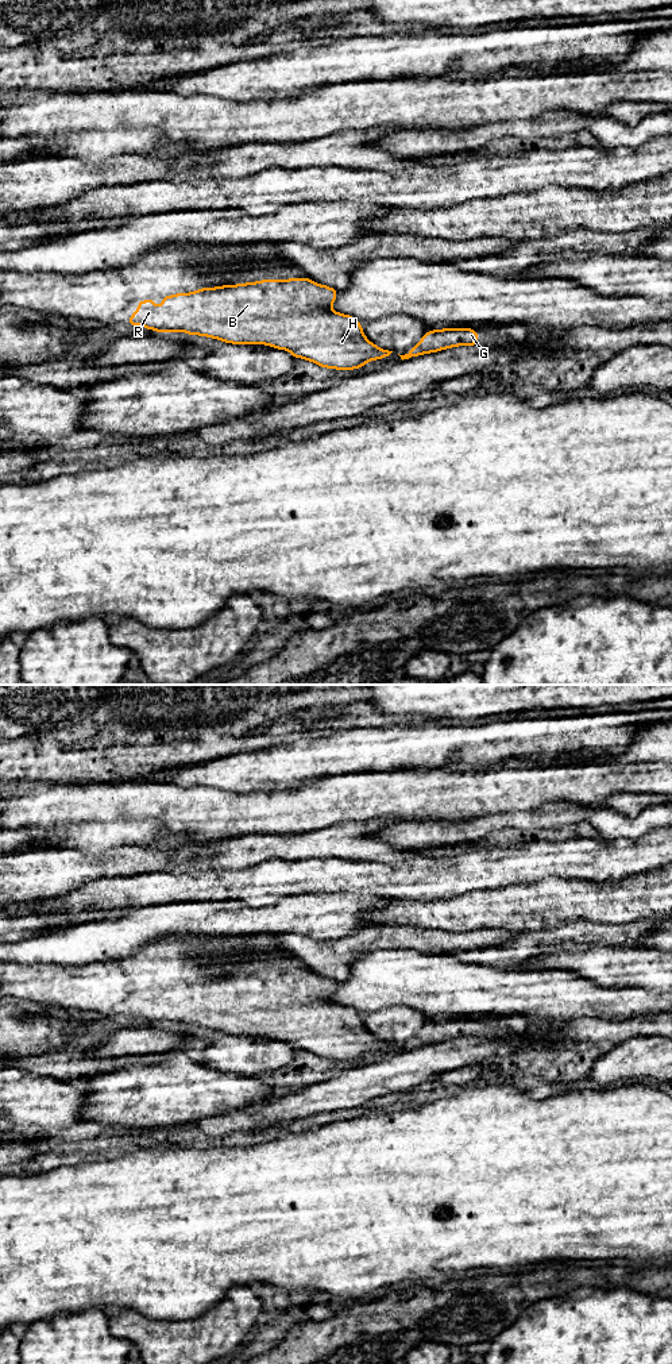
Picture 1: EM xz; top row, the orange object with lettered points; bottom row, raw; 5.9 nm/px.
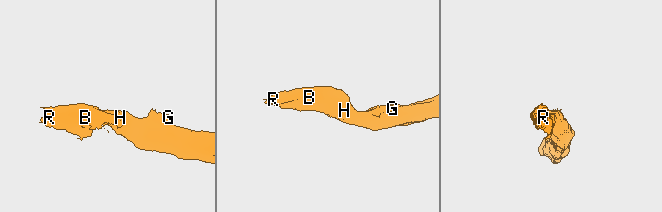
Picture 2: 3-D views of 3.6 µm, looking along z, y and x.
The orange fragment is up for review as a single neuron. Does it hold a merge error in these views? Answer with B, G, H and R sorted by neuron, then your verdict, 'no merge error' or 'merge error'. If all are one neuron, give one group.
groups B G H R; no merge error

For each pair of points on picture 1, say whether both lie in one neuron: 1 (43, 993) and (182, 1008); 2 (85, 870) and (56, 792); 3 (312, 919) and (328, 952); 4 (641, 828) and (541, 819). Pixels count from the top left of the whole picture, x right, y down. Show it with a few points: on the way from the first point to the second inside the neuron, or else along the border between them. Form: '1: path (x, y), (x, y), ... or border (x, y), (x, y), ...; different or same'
1: path (78, 987), (135, 987), (147, 1000); same
2: border (45, 848), (84, 851), (109, 848); different
3: border (292, 932), (312, 939), (339, 939), (354, 933); different
4: path (617, 825), (610, 825), (597, 815), (566, 815); same

